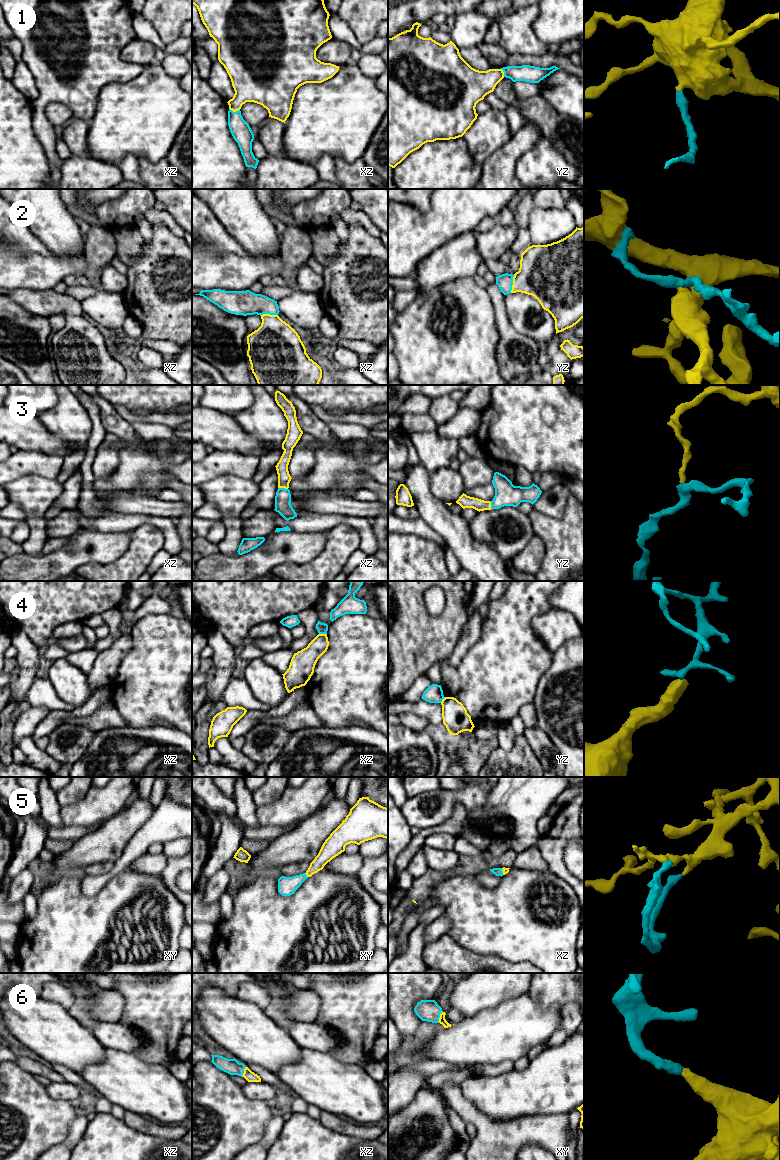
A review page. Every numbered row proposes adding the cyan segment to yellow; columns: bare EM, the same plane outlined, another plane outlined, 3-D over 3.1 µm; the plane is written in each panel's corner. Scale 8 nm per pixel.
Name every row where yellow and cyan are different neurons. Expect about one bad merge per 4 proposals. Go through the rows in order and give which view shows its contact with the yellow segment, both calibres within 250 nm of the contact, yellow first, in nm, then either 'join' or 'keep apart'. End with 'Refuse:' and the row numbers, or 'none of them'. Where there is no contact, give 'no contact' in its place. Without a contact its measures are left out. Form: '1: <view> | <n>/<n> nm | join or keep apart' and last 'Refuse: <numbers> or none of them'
1: xz | 280/160 nm | join
2: yz | 380/130 nm | join
3: xz | 110/130 nm | join
4: xz | 170/90 nm | keep apart
5: xy | 130/150 nm | join
6: xy | 60/180 nm | join
Refuse: 4

